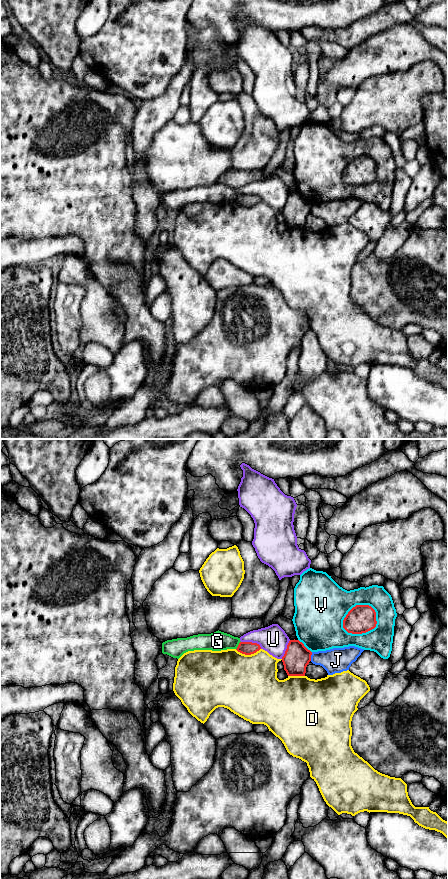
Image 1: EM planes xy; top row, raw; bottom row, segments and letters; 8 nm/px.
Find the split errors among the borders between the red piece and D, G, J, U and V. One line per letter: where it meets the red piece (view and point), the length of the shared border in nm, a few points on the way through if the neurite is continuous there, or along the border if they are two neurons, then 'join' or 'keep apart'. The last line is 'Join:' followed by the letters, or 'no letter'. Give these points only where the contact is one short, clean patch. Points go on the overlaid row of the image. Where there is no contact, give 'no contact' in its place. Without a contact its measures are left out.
D: meets red in xy at (247, 654); contact 200 nm long; keep apart
G: meets red in xy at (238, 645); contact 80 nm long; border along xy (240, 641), (236, 649); keep apart
J: meets red in xy at (310, 656); contact 70 nm long; keep apart
U: meets red in xy at (251, 642); contact 180 nm long; keep apart
V: meets red in xy at (355, 606); contact 300 nm long; keep apart
Join: no letter

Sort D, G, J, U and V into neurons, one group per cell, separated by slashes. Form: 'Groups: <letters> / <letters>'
Groups: D / G U / J / V

